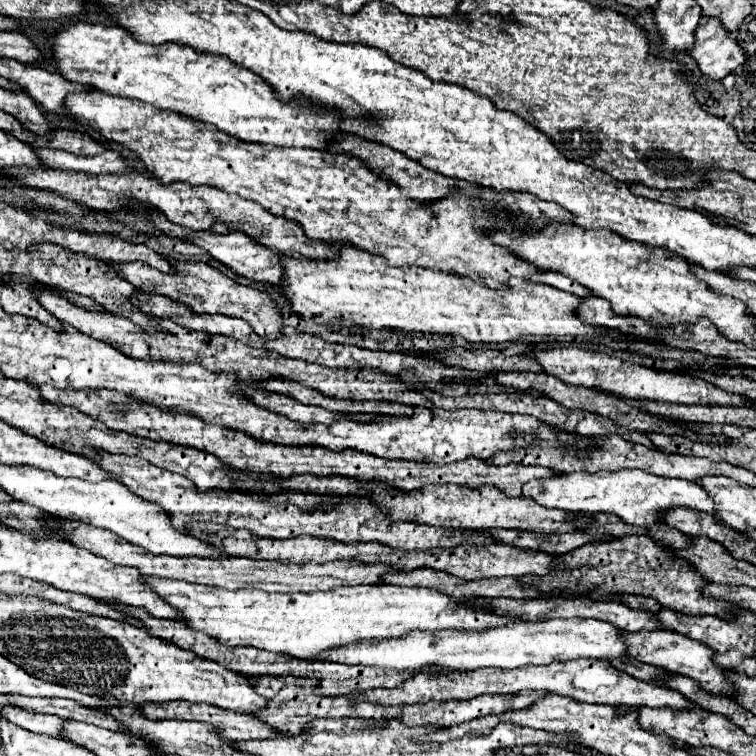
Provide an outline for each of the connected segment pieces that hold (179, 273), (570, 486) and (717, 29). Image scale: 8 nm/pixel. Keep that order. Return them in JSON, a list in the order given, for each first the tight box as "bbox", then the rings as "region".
[{"bbox":[108,260,284,340],"region":[[[170,260],[170,266],[176,270],[176,274],[164,274],[156,268],[144,266],[144,262],[108,262],[108,274],[118,274],[126,282],[134,284],[136,288],[152,294],[162,294],[170,300],[178,300],[184,306],[188,306],[196,314],[224,314],[224,316],[234,316],[242,318],[252,326],[252,330],[266,338],[274,340],[280,336],[280,324],[284,322],[282,316],[278,314],[276,304],[266,292],[254,290],[250,286],[242,286],[234,282],[232,278],[224,276],[220,270],[204,264],[204,262],[176,262]]]},{"bbox":[522,470,712,526],"region":[[[620,470],[616,474],[572,472],[546,480],[532,480],[522,486],[522,498],[532,498],[544,508],[556,508],[566,512],[584,512],[584,514],[606,512],[618,516],[626,524],[636,526],[658,524],[658,512],[672,506],[686,506],[712,514],[712,498],[708,498],[708,494],[704,494],[704,490],[700,490],[700,486],[696,486],[694,482],[660,478],[644,470]]]},{"bbox":[690,18,744,80],"region":[[[716,18],[702,20],[694,32],[694,46],[690,56],[696,60],[704,78],[722,80],[744,62],[744,50],[728,34]]]}]

